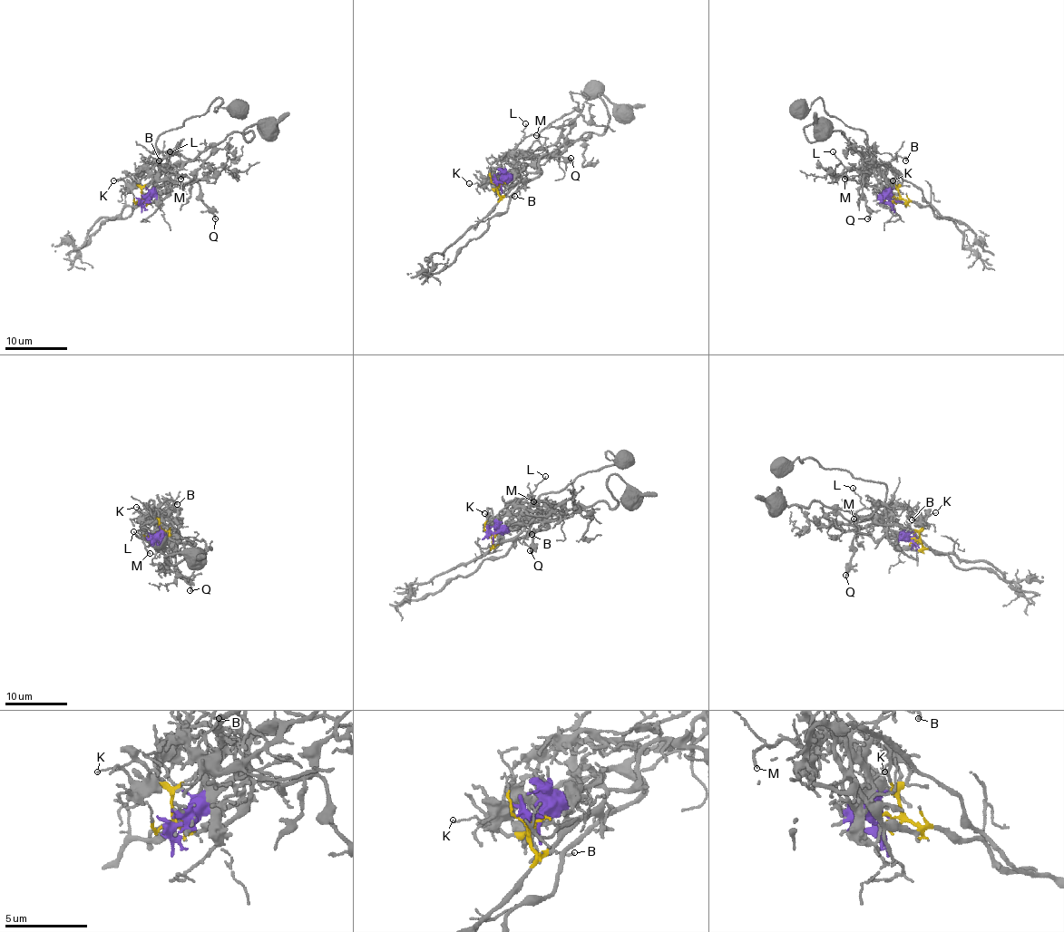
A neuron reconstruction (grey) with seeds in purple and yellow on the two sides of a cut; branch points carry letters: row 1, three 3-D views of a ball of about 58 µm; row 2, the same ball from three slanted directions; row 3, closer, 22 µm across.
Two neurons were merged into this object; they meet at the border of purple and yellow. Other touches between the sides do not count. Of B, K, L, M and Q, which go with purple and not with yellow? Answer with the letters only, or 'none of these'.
B, L, M

